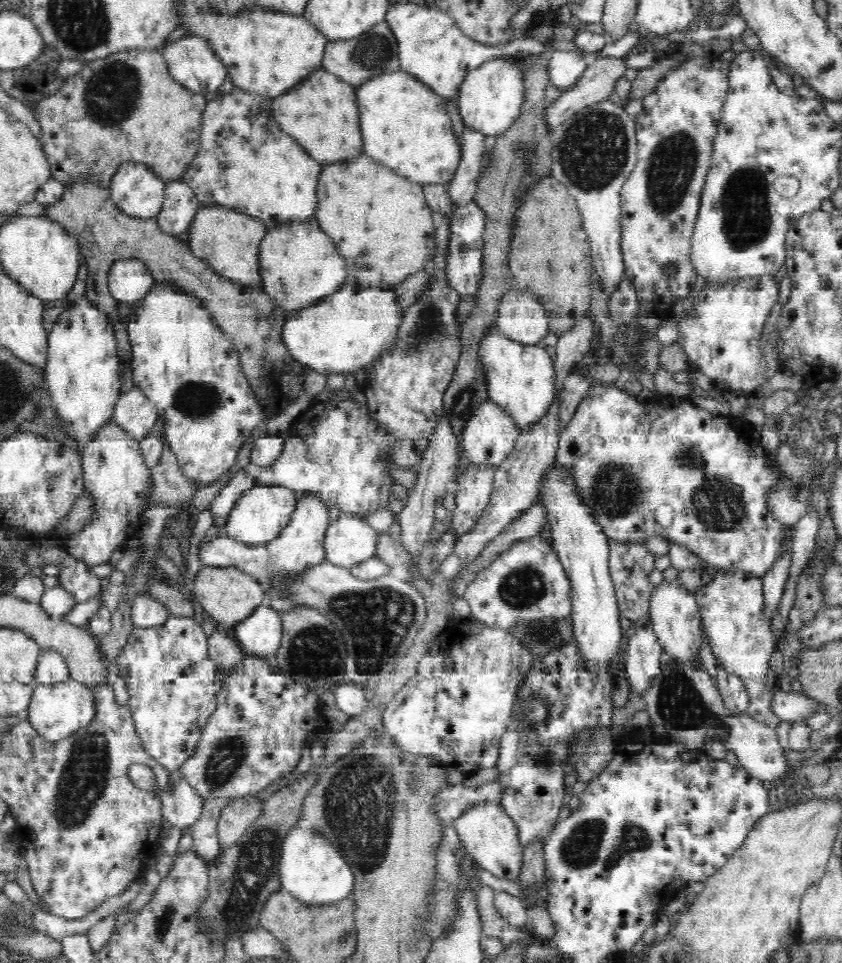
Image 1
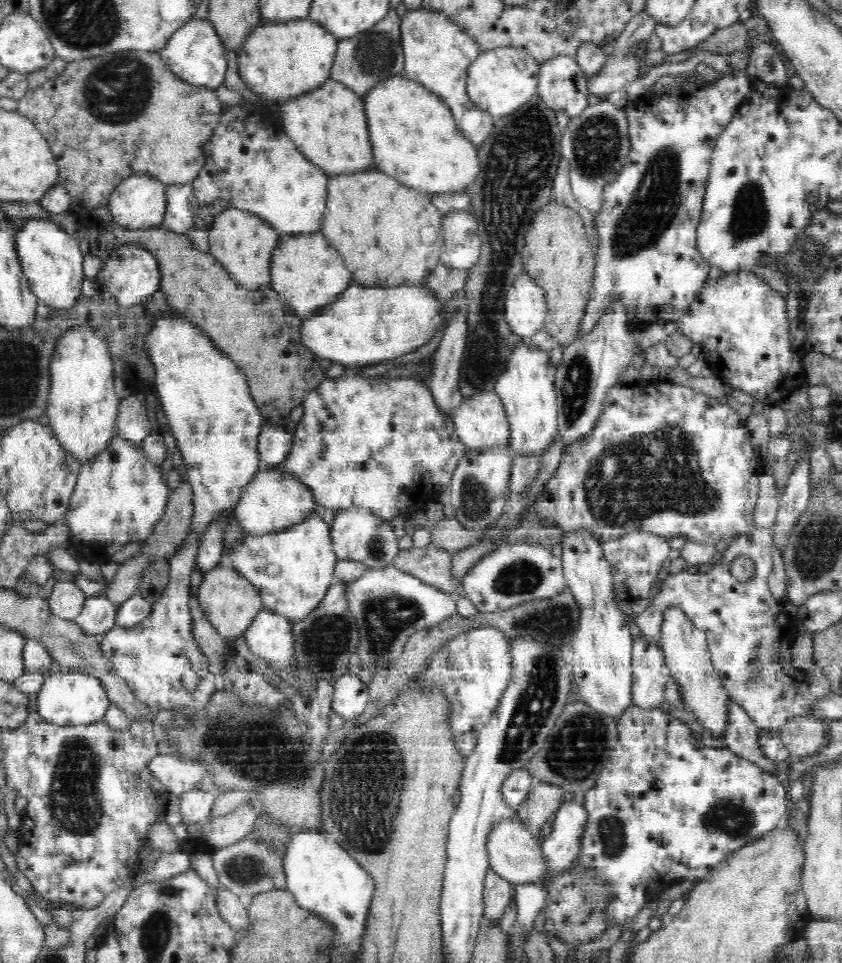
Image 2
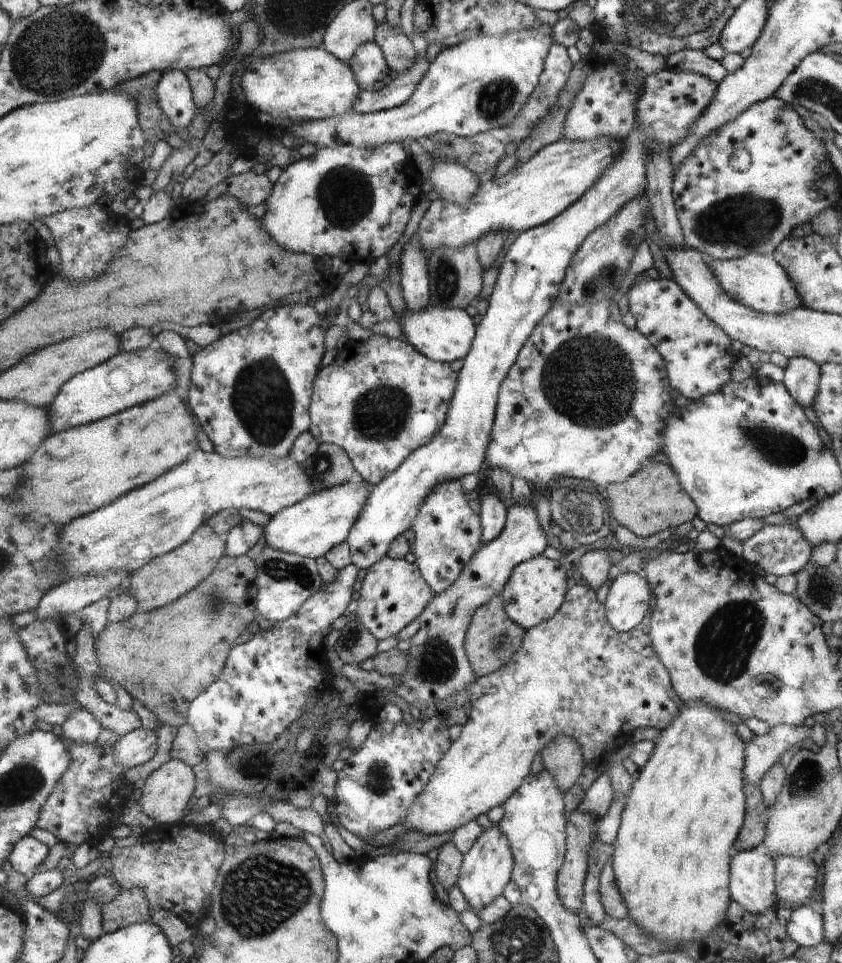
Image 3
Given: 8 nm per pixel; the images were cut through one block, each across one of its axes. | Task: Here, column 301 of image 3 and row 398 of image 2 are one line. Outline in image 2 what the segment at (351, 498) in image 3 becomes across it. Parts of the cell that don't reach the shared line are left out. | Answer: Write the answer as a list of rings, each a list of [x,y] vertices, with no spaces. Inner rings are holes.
[[[530,339],[511,352],[506,371],[499,377],[493,390],[503,400],[509,422],[509,444],[515,455],[542,458],[544,451],[555,442],[558,434],[557,398],[554,379],[557,366],[550,362],[549,352],[530,346]]]

